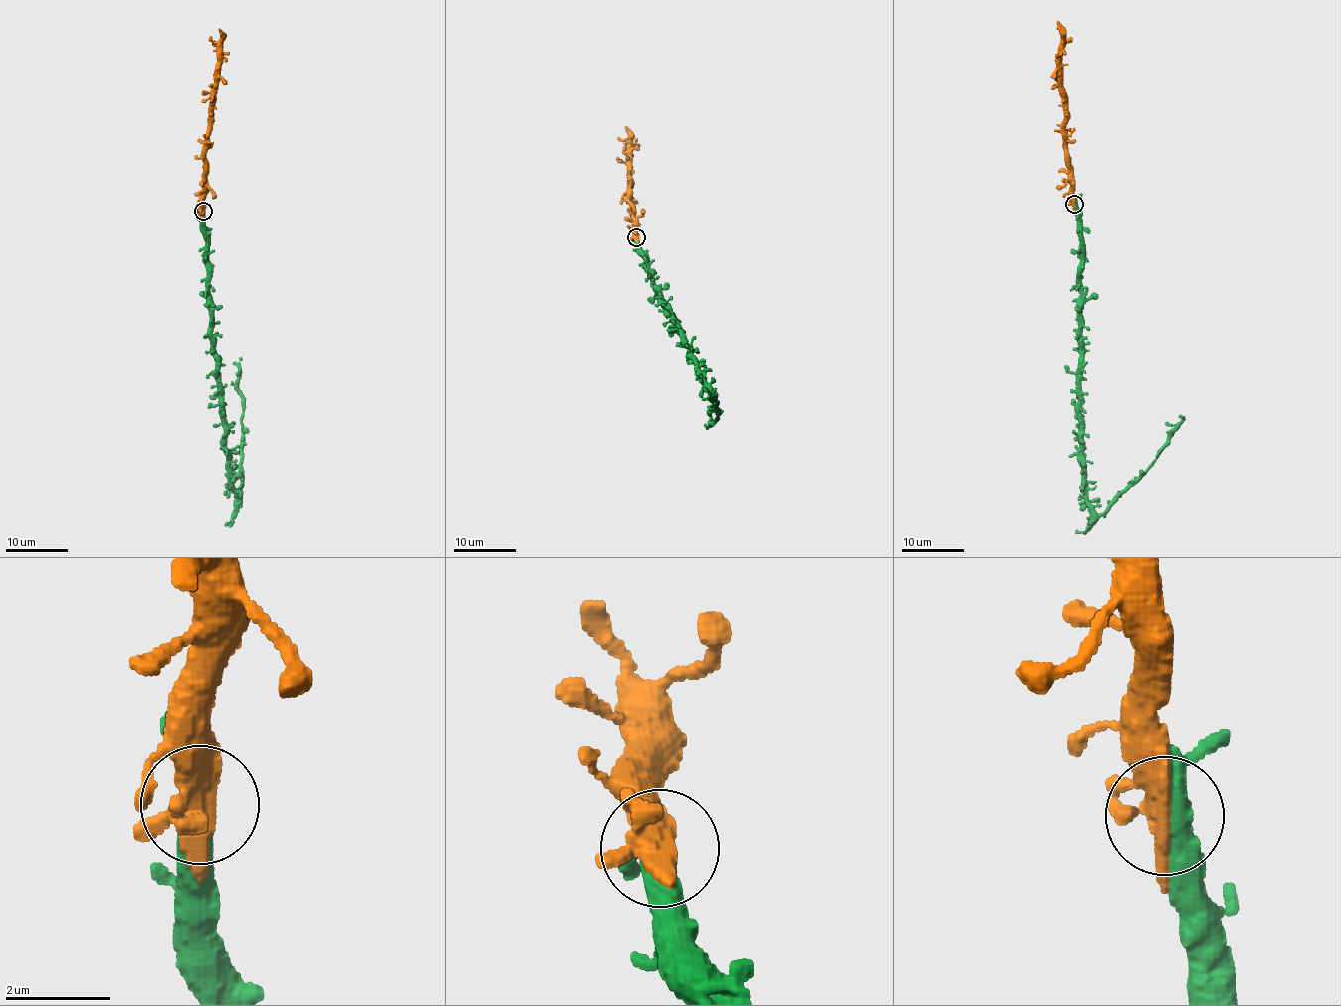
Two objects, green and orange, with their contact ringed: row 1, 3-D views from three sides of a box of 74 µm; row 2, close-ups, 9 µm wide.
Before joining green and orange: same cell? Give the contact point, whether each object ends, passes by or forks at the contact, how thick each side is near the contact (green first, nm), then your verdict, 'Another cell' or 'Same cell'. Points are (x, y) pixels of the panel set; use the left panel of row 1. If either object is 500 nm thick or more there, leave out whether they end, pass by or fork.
Place: (203, 211). At the ring green forks. At the ring orange forks. Thickness 360 nm (green) against 380 nm. Same cell

